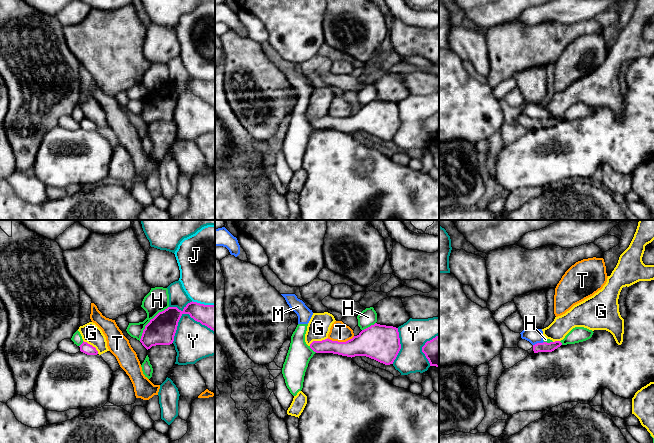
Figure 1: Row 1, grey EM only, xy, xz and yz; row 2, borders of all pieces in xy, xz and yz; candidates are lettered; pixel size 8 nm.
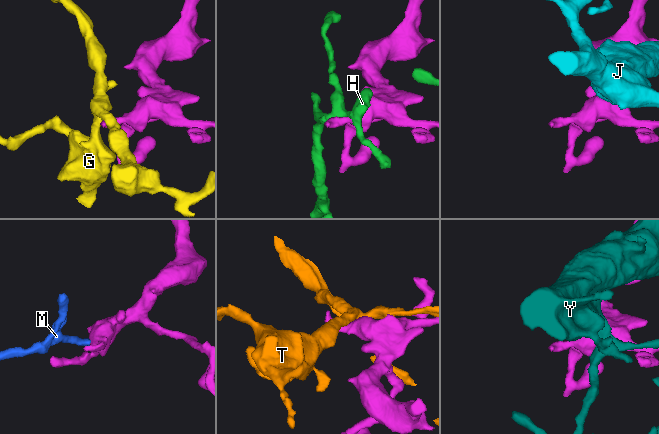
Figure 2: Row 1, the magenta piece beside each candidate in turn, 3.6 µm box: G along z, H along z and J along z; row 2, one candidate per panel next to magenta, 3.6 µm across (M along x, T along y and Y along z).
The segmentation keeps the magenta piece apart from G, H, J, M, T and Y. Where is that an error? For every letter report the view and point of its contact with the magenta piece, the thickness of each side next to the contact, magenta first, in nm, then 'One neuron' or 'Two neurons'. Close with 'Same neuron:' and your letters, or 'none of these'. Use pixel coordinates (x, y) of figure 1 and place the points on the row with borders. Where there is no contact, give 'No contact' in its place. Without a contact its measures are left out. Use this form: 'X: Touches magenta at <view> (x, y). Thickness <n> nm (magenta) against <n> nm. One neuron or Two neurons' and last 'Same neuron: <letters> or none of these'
G: Touches magenta at xz (318, 341). Thickness 120 nm (magenta) against 180 nm. Two neurons
H: Touches magenta at xy (150, 321). Thickness 220 nm (magenta) against 190 nm. Two neurons
J: Touches magenta at xy (203, 304). Thickness 190 nm (magenta) against 500 nm. Two neurons
M: Touches magenta at yz (538, 343). Thickness 80 nm (magenta) against 120 nm. Two neurons
T: Touches magenta at xz (340, 342). Thickness 240 nm (magenta) against 150 nm. Two neurons
Y: Touches magenta at xy (184, 313). Thickness 220 nm (magenta) against 300 nm. Two neurons
Same neuron: none of these

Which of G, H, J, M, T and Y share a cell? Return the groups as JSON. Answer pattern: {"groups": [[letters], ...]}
{"groups": [["G"], ["H", "M"], ["J"], ["T"], ["Y"]]}

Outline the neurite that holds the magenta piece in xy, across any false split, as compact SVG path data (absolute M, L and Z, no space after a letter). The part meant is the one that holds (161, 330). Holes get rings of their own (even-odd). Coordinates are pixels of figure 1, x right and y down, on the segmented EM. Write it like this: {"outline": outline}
{"outline": "M192 301L182 311L177 307L168 307L151 319L143 330L140 339L142 345L148 350L152 346L172 344L178 322L183 314L189 314L195 321L215 332L215 305Z"}

